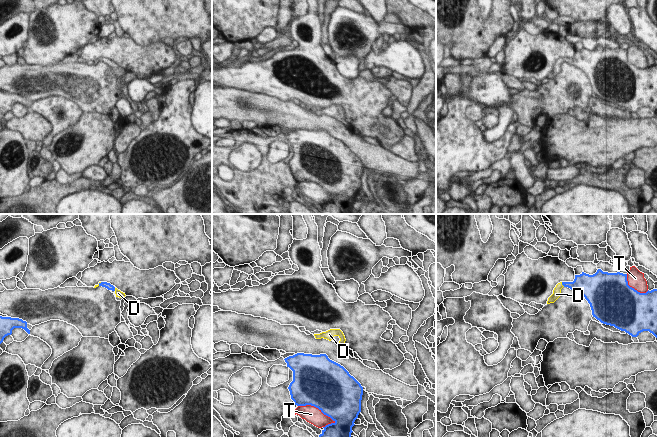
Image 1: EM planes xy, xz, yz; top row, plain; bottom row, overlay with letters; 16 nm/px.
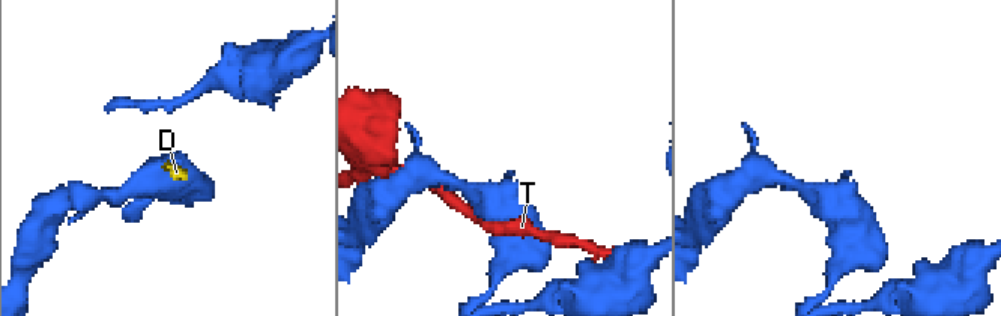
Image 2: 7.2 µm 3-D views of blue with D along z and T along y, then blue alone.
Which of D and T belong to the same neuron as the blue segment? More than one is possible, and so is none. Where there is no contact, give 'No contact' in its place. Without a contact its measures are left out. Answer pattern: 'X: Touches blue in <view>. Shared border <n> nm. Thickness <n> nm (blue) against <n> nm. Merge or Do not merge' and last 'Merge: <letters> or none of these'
D: Touches blue in yz. Shared border 100 nm. Thickness 180 nm (blue) against 130 nm. Merge
T: Touches blue in xz. Shared border 650 nm. Thickness 500 nm (blue) against 280 nm. Do not merge
Merge: D

